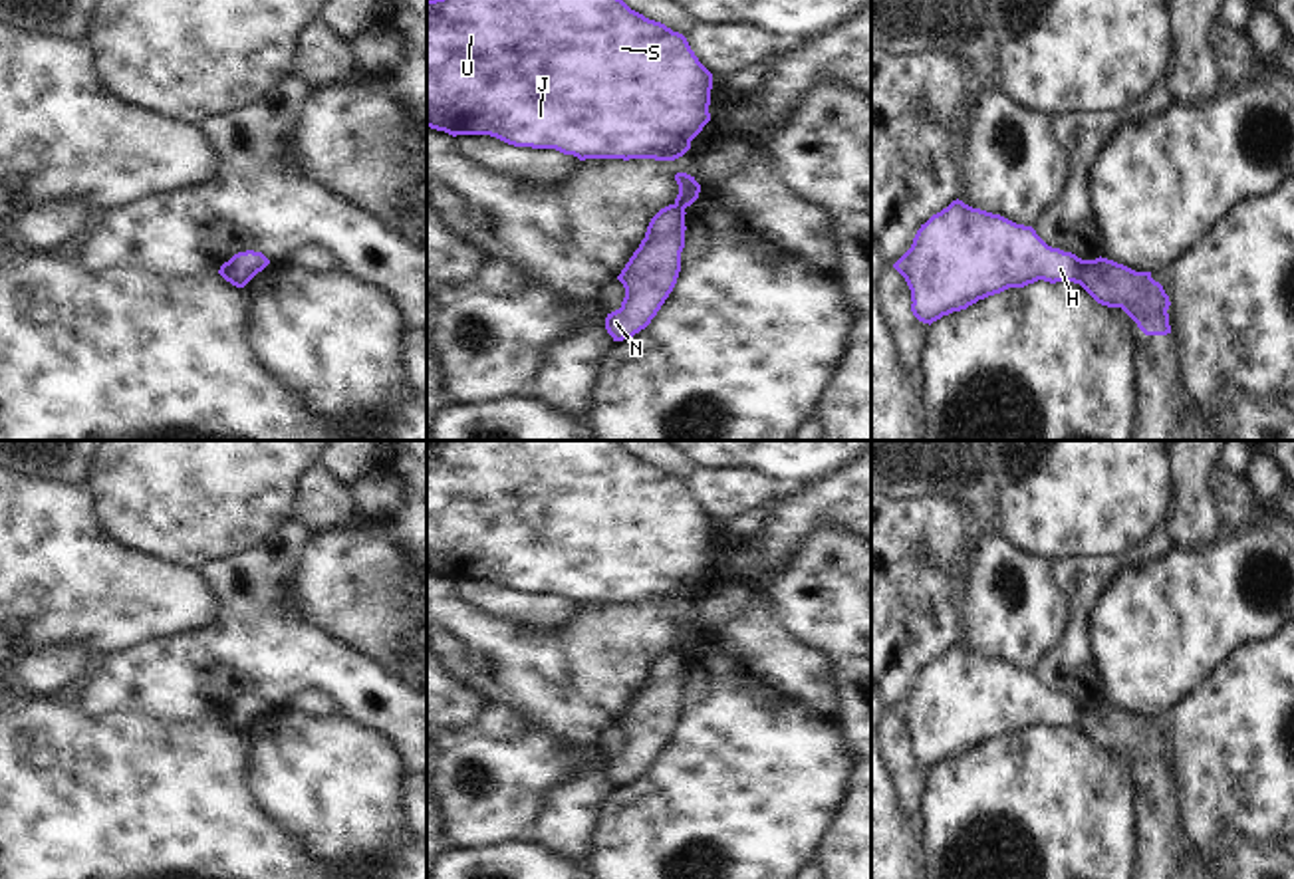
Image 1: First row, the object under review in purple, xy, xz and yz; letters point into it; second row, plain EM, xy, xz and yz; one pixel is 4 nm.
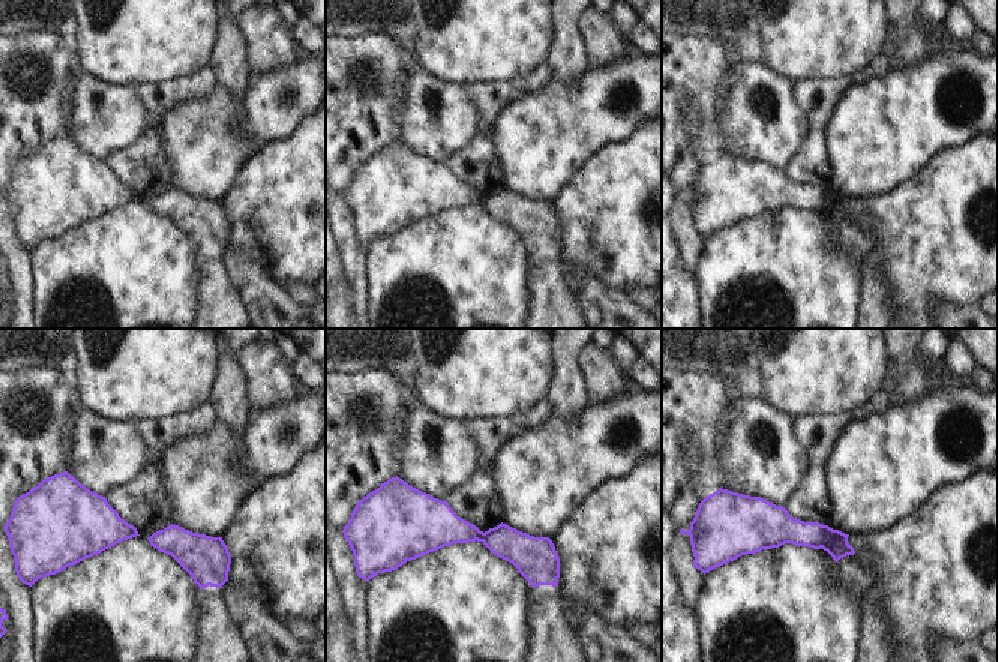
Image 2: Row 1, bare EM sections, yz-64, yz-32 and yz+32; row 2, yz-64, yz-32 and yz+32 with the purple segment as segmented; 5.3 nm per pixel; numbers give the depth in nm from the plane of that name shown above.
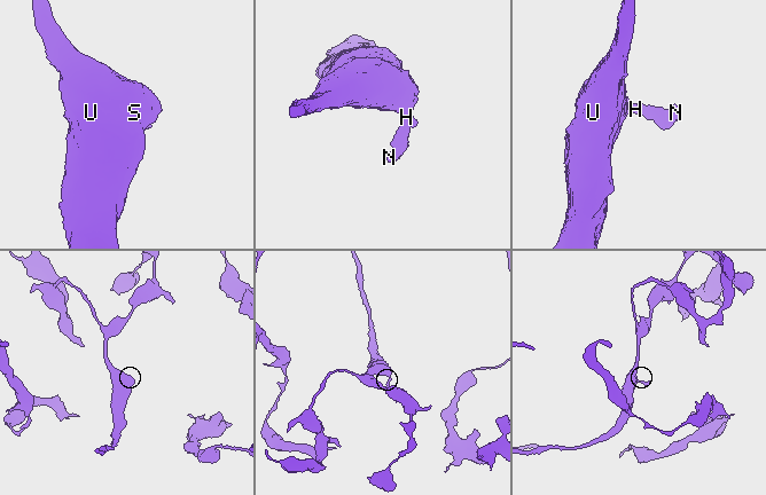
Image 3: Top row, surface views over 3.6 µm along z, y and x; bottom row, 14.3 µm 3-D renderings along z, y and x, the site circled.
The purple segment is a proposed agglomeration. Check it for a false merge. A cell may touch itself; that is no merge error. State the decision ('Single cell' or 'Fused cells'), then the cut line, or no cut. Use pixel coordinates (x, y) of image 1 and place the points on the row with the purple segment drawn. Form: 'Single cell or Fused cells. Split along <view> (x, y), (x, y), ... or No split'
Fused cells. Split along yz (1086, 260), (1078, 282).

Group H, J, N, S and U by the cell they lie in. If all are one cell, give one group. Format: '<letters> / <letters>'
H J S U / N

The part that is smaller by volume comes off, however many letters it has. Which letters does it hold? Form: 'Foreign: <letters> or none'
Foreign: N

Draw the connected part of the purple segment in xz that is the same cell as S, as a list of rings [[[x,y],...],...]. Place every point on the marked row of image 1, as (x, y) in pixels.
[[[427,0],[427,127],[585,159],[675,161],[711,121],[712,73],[687,38],[623,0]]]

